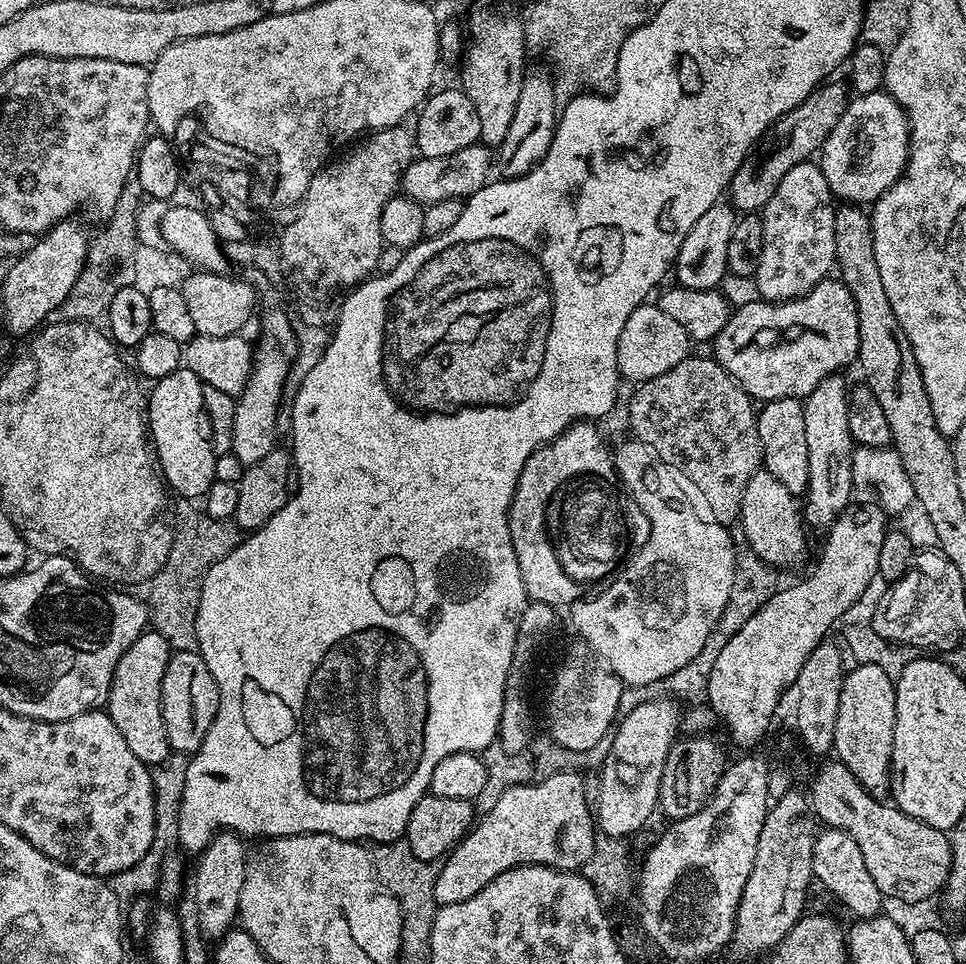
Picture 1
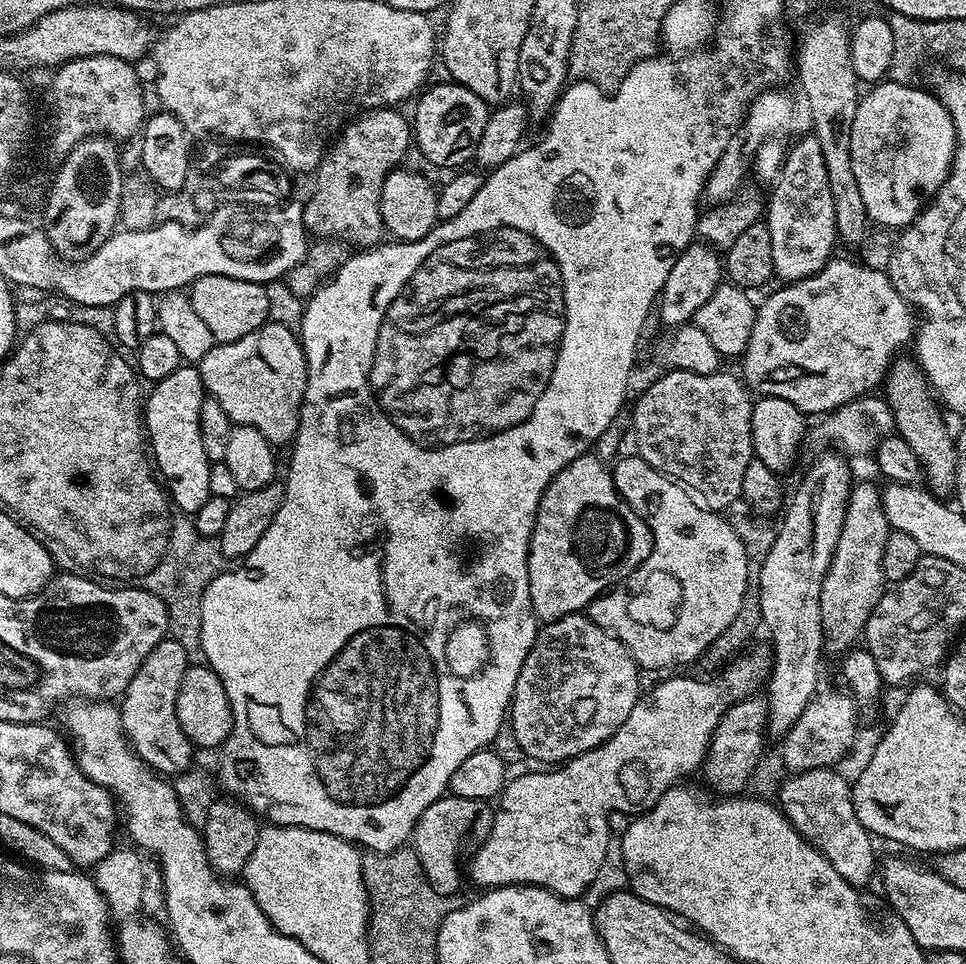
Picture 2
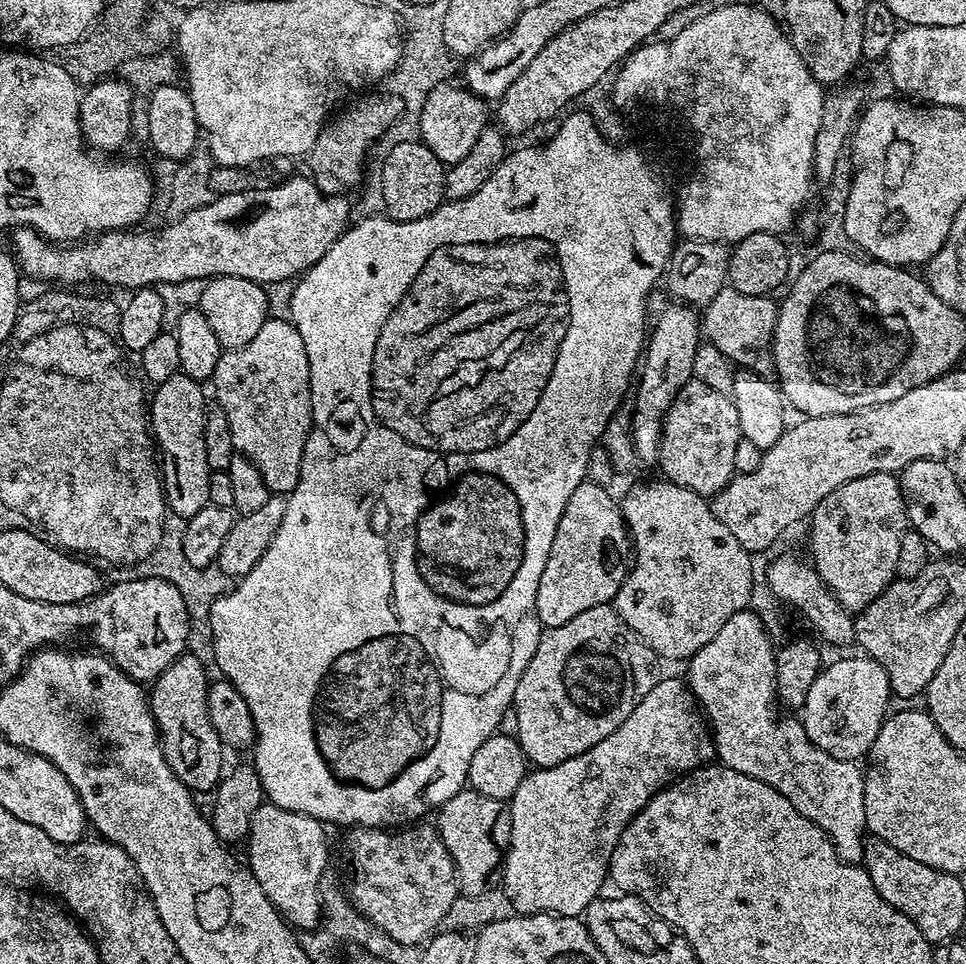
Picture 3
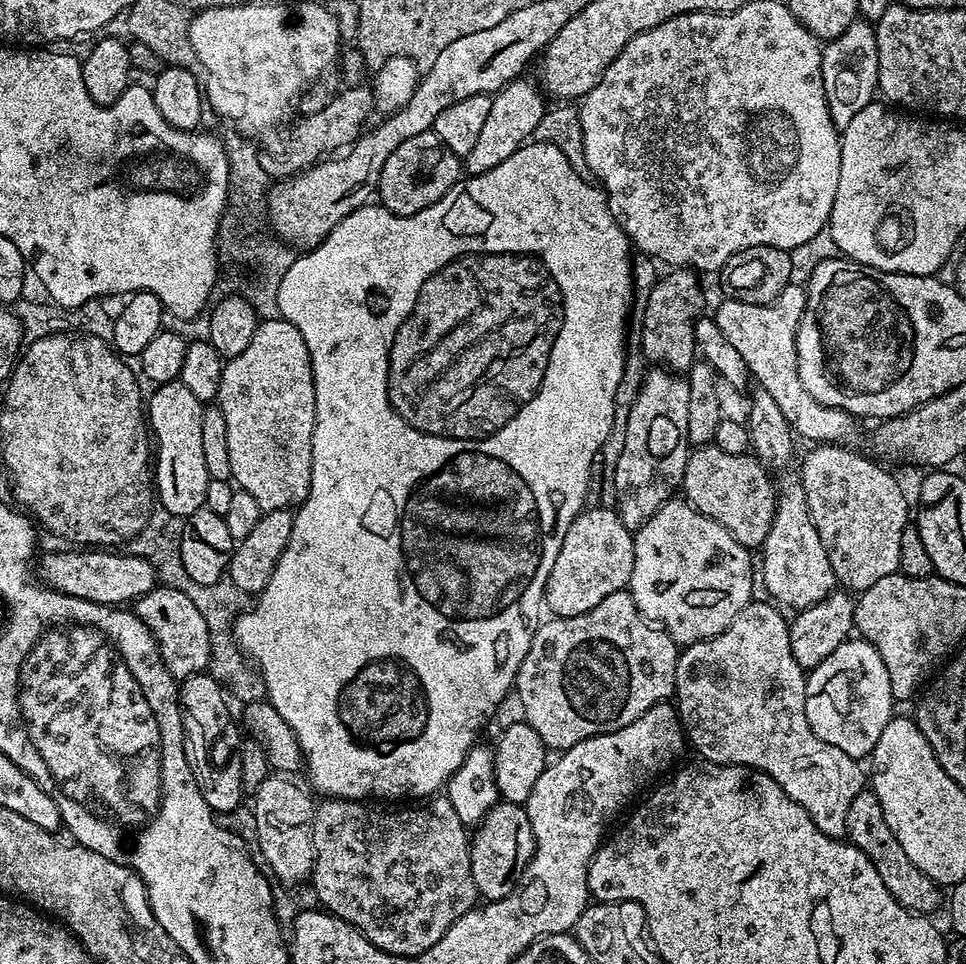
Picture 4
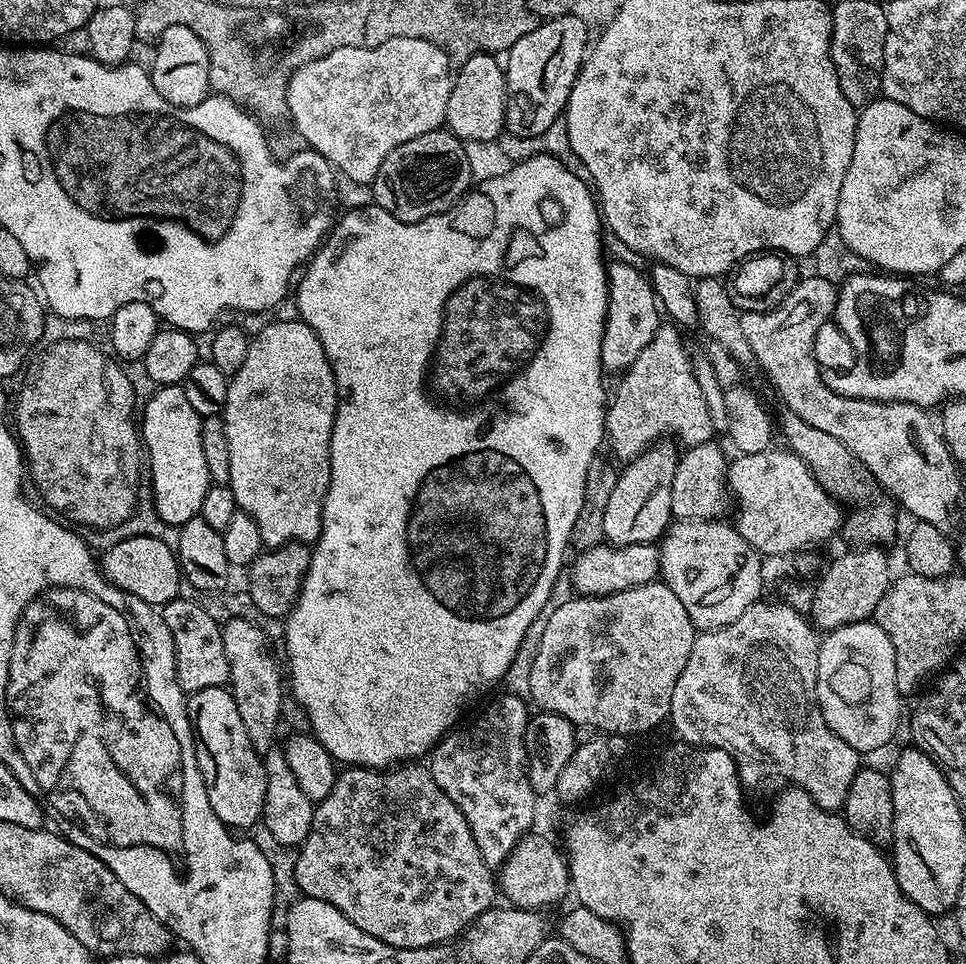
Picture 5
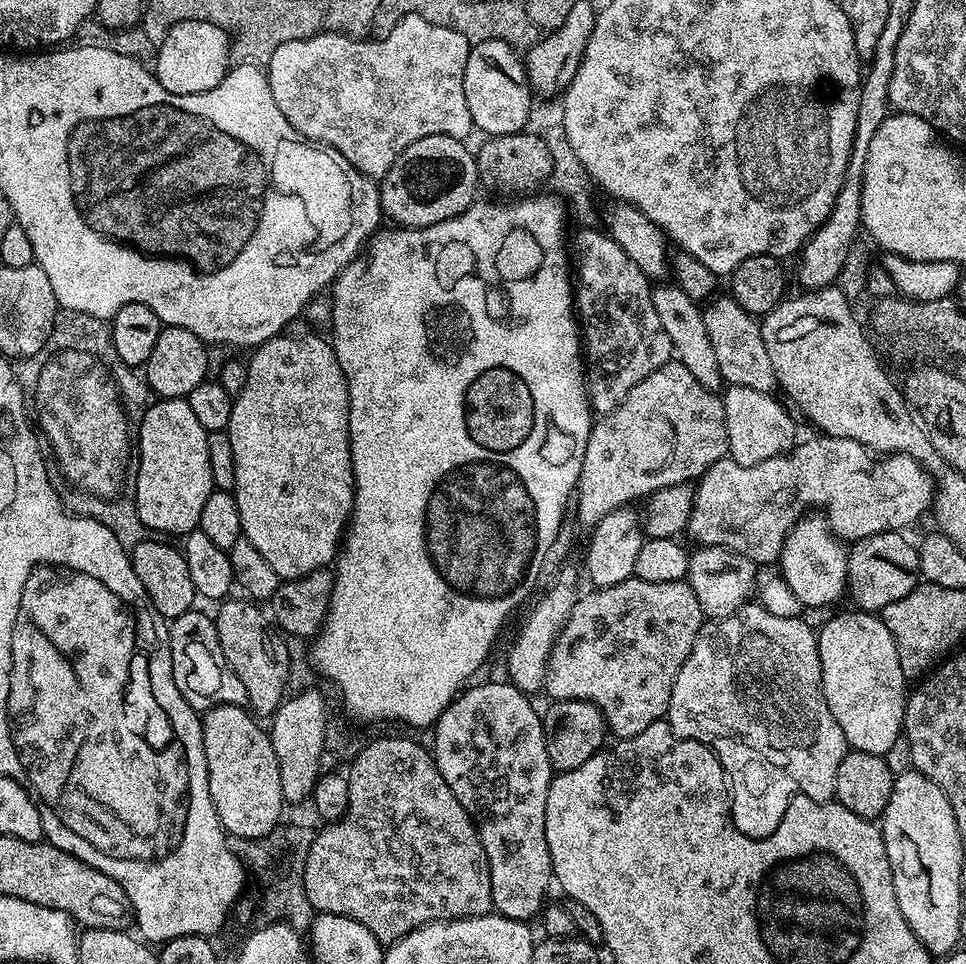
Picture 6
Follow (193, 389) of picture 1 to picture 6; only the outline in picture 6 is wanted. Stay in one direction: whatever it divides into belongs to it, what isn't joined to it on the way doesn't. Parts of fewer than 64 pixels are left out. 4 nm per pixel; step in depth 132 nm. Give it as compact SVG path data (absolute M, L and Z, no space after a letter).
M157 399L140 418L138 463L134 468L136 517L156 534L187 534L200 523L202 505L214 490L208 431L198 423L187 399Z

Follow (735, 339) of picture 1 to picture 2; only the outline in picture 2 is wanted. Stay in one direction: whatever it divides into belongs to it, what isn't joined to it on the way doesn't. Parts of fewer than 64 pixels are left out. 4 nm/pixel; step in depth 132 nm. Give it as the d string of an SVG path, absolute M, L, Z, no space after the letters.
M833 258L829 260L825 268L818 270L816 276L811 276L805 280L794 280L785 283L783 286L780 286L777 292L772 292L765 298L764 305L761 303L759 307L757 307L754 330L750 330L750 342L746 346L742 357L742 363L744 363L742 379L753 393L759 394L760 396L786 398L786 402L798 406L798 410L805 414L811 414L811 412L827 414L846 402L856 400L860 396L869 395L873 390L879 389L881 385L883 385L885 376L888 374L888 369L892 367L897 357L903 353L900 351L902 351L907 344L909 347L909 345L913 343L917 331L917 313L911 304L907 304L904 301L902 294L898 294L898 290L894 290L887 271L880 269L879 272L876 268L867 268L864 264L855 264L852 260Z

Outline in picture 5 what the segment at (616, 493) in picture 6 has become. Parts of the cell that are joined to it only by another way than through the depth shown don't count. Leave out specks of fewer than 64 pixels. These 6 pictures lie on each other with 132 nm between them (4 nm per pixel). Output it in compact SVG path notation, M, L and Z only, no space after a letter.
M661 323L642 349L642 354L638 354L638 358L634 358L632 365L619 377L620 385L607 401L604 413L606 444L612 447L620 462L641 456L651 444L665 438L675 438L689 448L713 439L710 410L706 410L702 386L698 386L694 378L692 356L684 349L684 340L680 335L682 332L677 325Z

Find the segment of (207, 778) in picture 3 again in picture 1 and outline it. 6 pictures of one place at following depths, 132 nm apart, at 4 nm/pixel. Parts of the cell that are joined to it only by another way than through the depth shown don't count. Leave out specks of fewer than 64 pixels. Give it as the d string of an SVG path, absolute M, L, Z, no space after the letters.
M145 630L122 654L118 666L114 670L114 678L110 686L106 711L118 726L122 738L126 738L126 746L138 759L149 766L163 763L169 756L170 749L166 738L166 726L162 722L162 678L166 674L168 659L173 649L168 647L168 640L162 638L154 630Z

